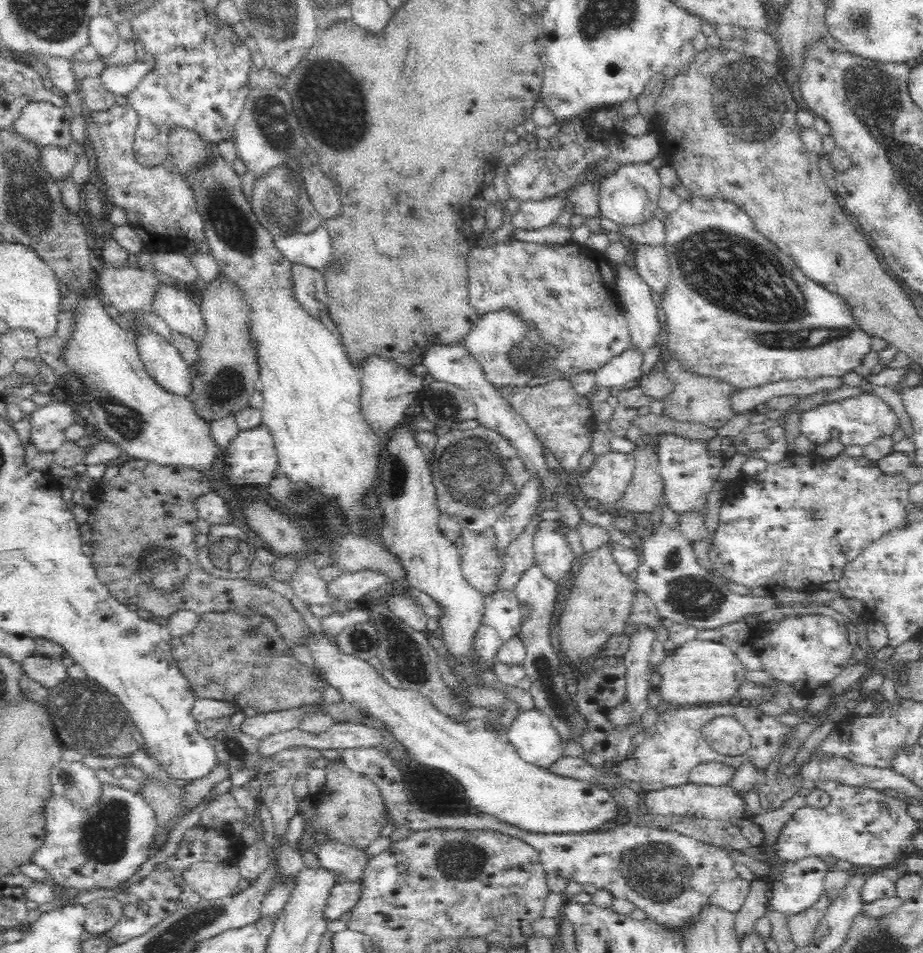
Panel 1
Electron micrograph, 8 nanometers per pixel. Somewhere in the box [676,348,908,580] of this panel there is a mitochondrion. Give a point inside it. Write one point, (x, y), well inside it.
(815, 517)

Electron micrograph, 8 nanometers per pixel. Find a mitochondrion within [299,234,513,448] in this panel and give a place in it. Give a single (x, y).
(444, 406)

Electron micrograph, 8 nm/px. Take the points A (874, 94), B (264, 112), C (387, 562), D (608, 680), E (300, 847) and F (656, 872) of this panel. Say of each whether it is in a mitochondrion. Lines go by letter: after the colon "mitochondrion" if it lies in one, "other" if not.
A: mitochondrion
B: mitochondrion
C: other
D: other
E: other
F: mitochondrion

